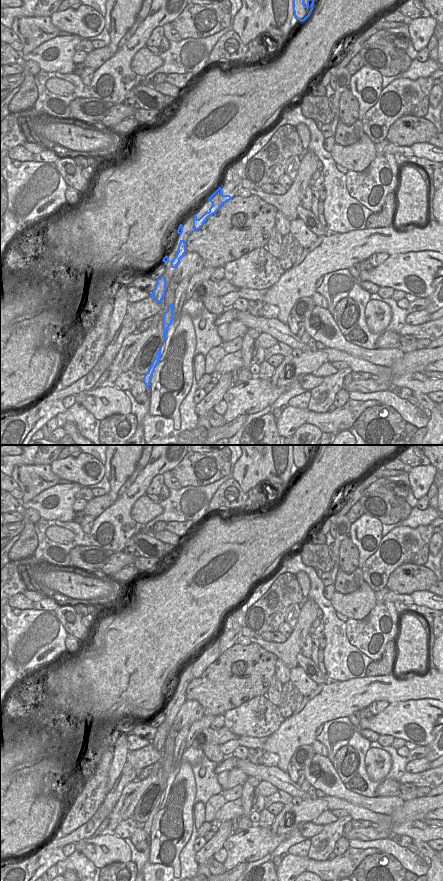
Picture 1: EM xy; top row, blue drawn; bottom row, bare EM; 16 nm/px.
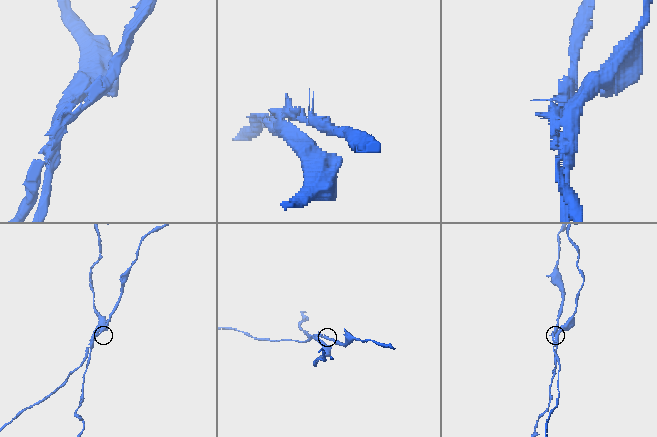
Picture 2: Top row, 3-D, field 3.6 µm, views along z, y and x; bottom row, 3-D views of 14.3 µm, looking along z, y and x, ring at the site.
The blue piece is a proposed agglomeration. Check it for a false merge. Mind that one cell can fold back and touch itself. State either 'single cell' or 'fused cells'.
fused cells

